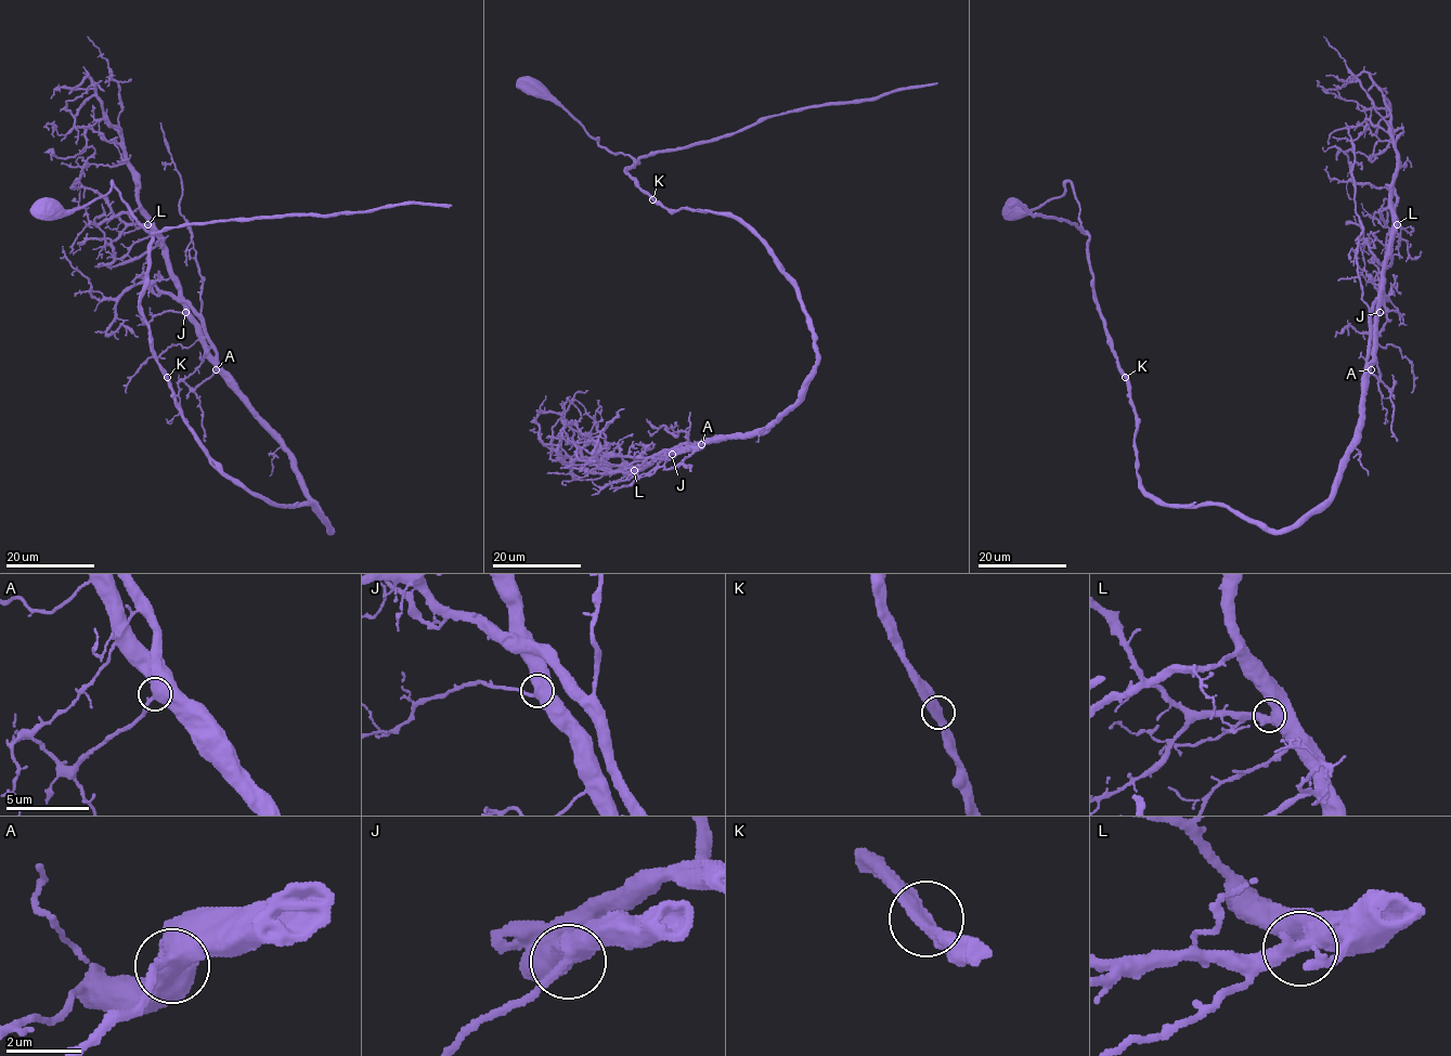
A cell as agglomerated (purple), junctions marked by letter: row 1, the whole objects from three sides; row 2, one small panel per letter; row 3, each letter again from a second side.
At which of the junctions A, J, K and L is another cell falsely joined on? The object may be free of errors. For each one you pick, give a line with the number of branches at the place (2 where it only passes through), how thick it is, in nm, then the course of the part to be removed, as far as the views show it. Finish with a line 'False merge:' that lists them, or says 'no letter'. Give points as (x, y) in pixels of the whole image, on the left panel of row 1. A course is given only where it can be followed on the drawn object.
False merge: no letter

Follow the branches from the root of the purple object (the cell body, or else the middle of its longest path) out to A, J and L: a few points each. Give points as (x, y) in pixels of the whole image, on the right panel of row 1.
A: (1014, 209), (1071, 183), (1136, 415), (1139, 484), (1163, 503), (1222, 504), (1294, 529), (1331, 493), (1371, 369)
J: (1014, 209), (1071, 183), (1139, 484), (1163, 503), (1294, 529), (1354, 437), (1380, 312)
L: (1014, 209), (1071, 183), (1139, 484), (1274, 530), (1329, 497), (1354, 437), (1397, 224)

